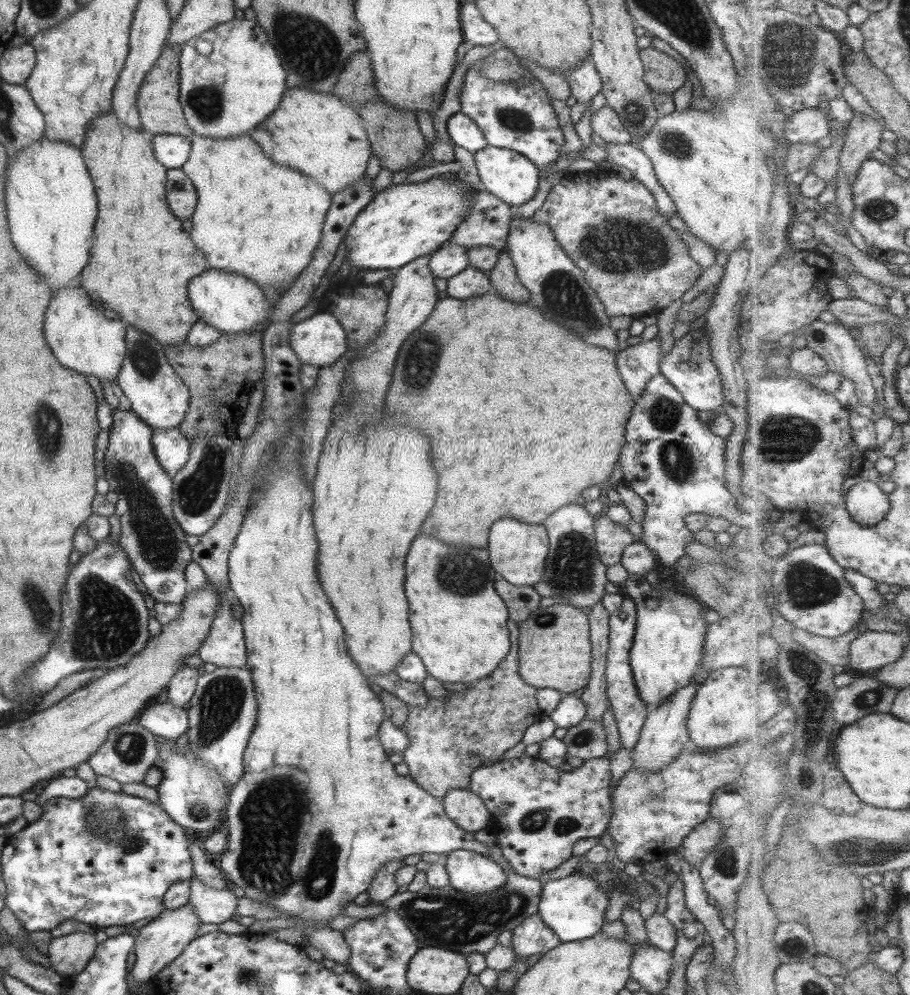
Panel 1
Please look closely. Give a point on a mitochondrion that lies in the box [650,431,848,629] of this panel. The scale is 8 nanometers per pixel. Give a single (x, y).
(809, 586)

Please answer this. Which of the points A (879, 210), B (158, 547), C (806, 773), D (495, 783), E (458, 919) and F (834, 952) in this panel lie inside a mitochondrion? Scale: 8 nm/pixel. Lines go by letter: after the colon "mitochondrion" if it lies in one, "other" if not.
A: mitochondrion
B: mitochondrion
C: mitochondrion
D: other
E: mitochondrion
F: other

